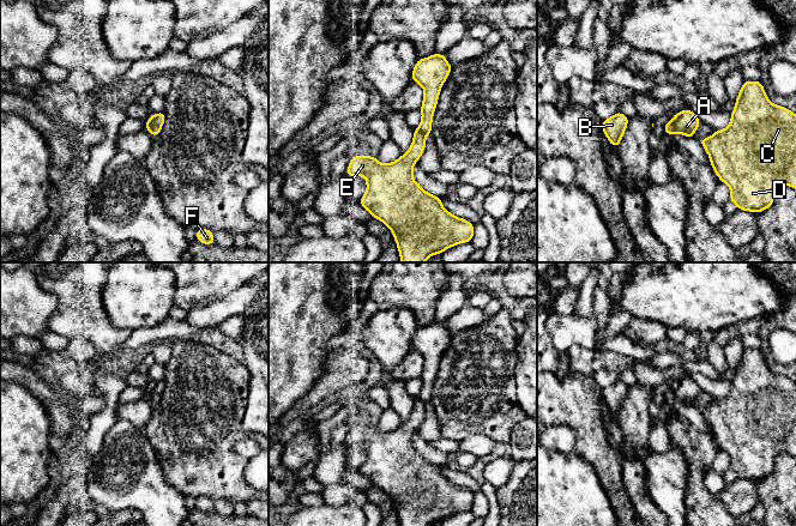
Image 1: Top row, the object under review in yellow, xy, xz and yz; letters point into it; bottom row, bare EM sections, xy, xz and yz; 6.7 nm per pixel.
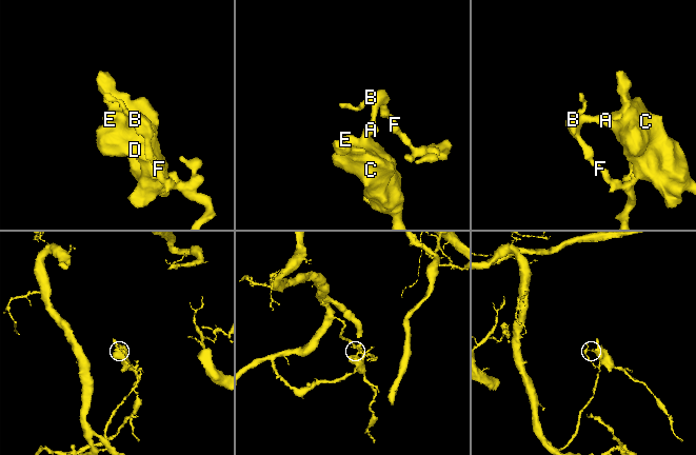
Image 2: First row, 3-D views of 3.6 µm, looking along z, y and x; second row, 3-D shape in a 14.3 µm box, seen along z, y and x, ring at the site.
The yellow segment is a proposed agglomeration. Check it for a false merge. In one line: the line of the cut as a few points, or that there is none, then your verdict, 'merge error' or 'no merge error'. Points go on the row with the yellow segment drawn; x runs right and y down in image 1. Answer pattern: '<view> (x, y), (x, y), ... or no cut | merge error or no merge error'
yz (673, 118), (676, 132) | merge error

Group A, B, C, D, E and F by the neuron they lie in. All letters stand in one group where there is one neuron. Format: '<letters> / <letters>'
A C D E / B F

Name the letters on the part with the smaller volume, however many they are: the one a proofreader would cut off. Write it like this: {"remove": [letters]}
{"remove": ["A", "C", "D", "E"]}

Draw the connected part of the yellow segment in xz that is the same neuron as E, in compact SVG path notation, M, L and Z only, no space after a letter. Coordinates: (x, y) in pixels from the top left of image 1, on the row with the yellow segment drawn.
M414 129L414 140L409 151L405 155L402 155L396 162L382 164L376 157L354 156L348 167L346 177L366 177L367 191L358 202L372 213L373 218L381 220L390 228L396 240L402 262L424 262L429 256L441 254L453 246L471 242L474 237L475 225L472 223L450 213L441 205L441 198L427 193L415 182L412 176L414 165L422 156L424 149L426 135L418 129Z

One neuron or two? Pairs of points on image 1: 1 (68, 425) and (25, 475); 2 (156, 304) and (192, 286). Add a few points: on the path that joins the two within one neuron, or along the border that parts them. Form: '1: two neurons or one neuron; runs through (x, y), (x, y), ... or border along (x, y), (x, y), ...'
1: two neurons; border along (43, 406), (53, 433)
2: two neurons; border along (175, 274), (174, 304)

